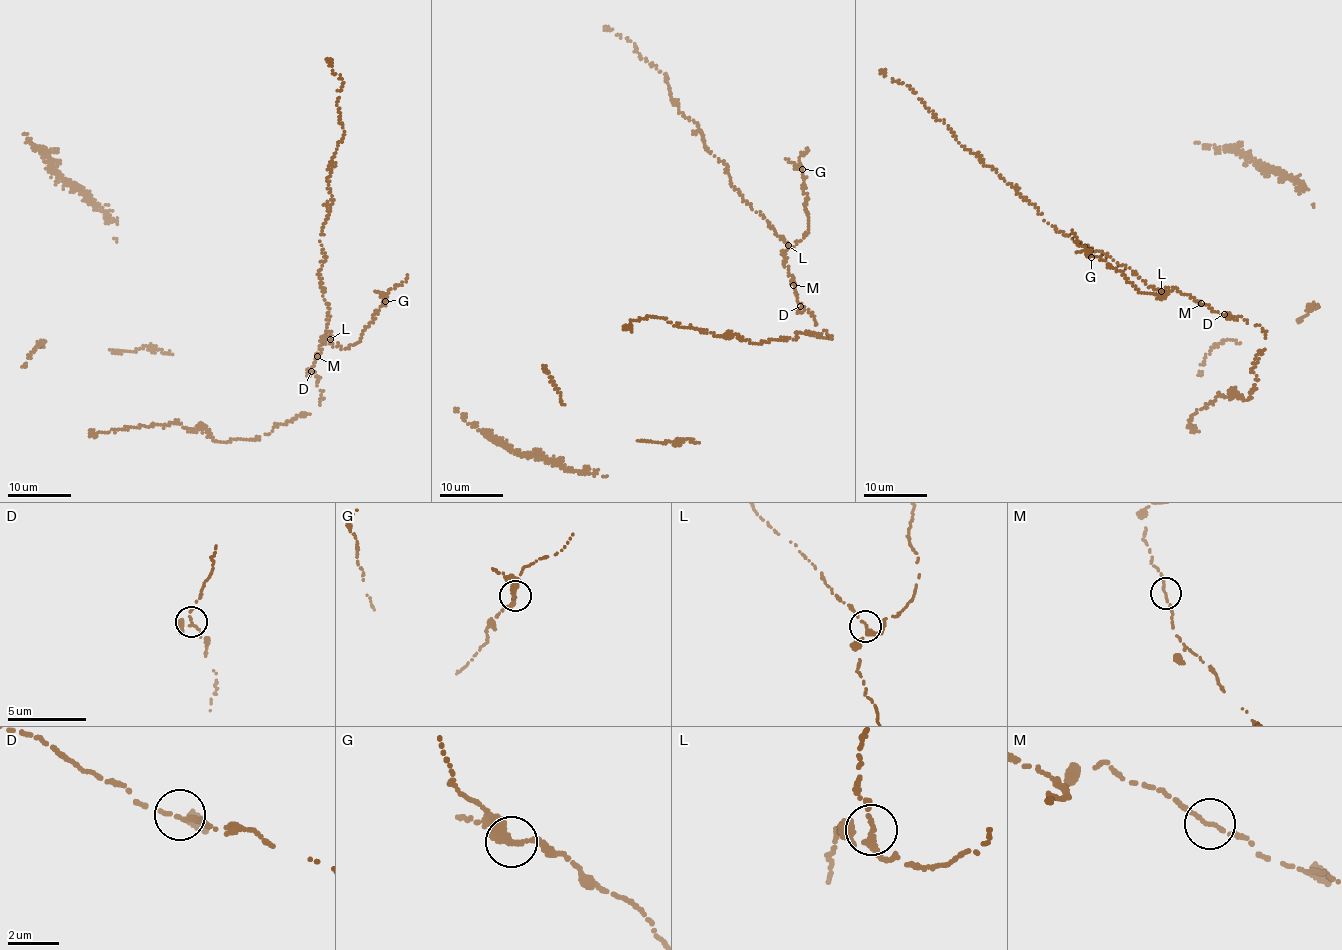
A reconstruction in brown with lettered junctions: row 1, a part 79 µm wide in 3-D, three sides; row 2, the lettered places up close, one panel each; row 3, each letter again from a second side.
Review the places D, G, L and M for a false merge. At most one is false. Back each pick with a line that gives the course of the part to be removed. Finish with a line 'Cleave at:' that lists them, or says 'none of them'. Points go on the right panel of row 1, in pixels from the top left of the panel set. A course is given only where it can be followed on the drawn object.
Cleave at: none of them

